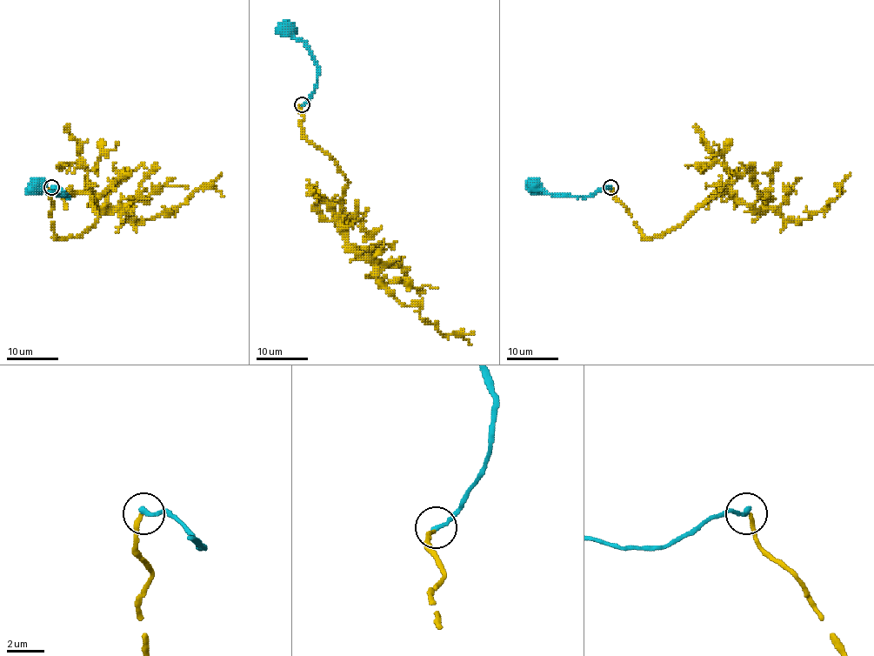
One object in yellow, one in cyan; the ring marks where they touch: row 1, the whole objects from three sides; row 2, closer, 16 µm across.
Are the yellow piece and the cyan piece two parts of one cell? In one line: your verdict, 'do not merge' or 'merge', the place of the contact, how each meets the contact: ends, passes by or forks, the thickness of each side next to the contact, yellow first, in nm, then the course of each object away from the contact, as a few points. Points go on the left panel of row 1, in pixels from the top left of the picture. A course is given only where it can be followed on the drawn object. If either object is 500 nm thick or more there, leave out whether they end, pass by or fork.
do not merge; place (51, 187); yellow ends; cyan ends; calibres 220 and 280 nm; course yellow (52, 188), (60, 239), (97, 218), (87, 193), (107, 212), (150, 218), (221, 174); course cyan (52, 188), (58, 188), (68, 197), (47, 193), (39, 185)

